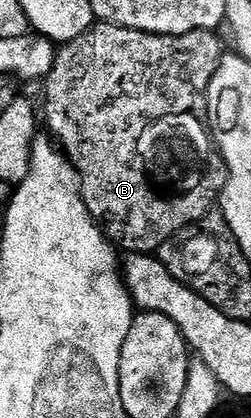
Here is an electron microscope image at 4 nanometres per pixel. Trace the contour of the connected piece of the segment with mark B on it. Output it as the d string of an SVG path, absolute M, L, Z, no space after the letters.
M97 23L83 32L78 38L67 41L57 51L56 61L50 74L43 81L44 108L42 104L42 120L48 123L47 131L51 139L58 142L72 167L76 169L80 191L88 213L93 220L104 229L113 245L125 248L128 254L152 254L163 249L164 244L175 232L180 232L197 220L204 219L217 207L218 201L228 184L228 167L220 156L212 133L205 123L206 97L208 87L220 65L222 49L215 31L187 32L181 36L155 36L153 32L139 32L133 28L123 28L117 24Z

